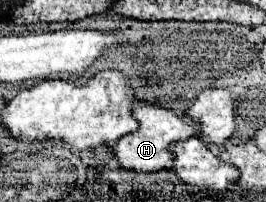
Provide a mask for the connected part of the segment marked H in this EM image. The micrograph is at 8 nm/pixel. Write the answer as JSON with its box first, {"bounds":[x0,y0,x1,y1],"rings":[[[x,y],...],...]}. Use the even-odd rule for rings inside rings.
{"bounds":[113,102,197,172],"rings":[[[147,102],[133,104],[133,118],[137,118],[139,128],[113,144],[113,154],[119,160],[119,166],[125,170],[135,170],[135,172],[171,170],[173,154],[169,154],[169,146],[177,140],[187,140],[191,136],[197,136],[197,126],[193,126],[193,122],[185,122],[185,118],[175,116],[171,110]]]}

